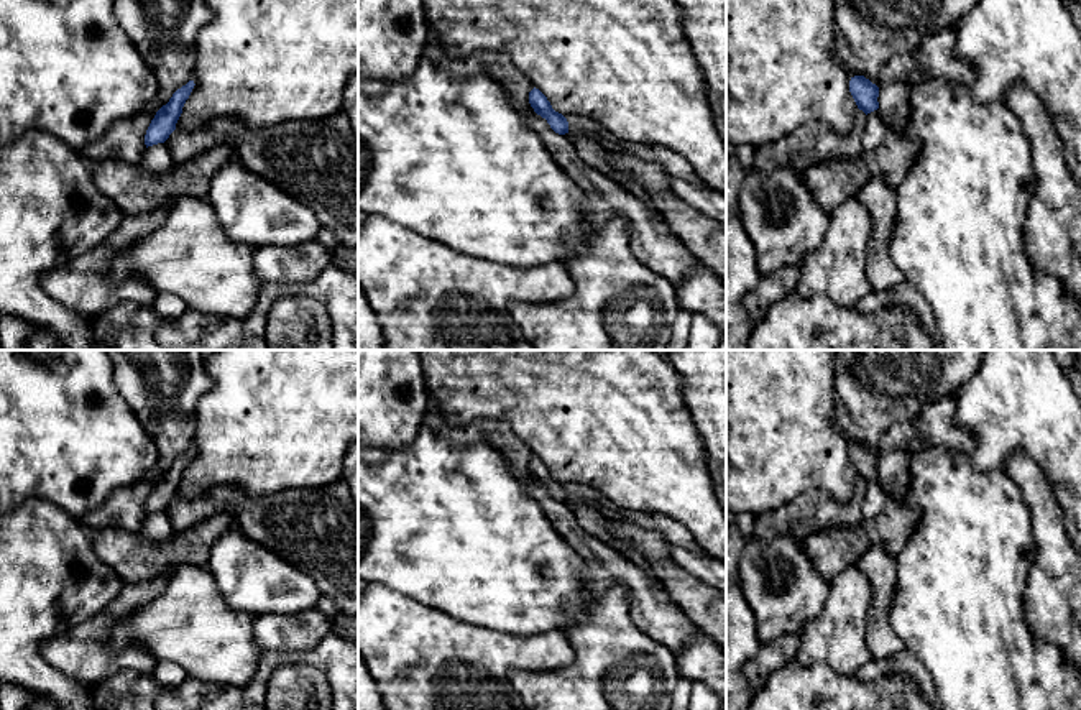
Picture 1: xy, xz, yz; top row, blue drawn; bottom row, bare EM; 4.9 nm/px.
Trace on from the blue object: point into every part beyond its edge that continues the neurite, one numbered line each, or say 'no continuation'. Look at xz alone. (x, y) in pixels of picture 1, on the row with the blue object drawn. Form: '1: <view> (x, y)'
no continuation

